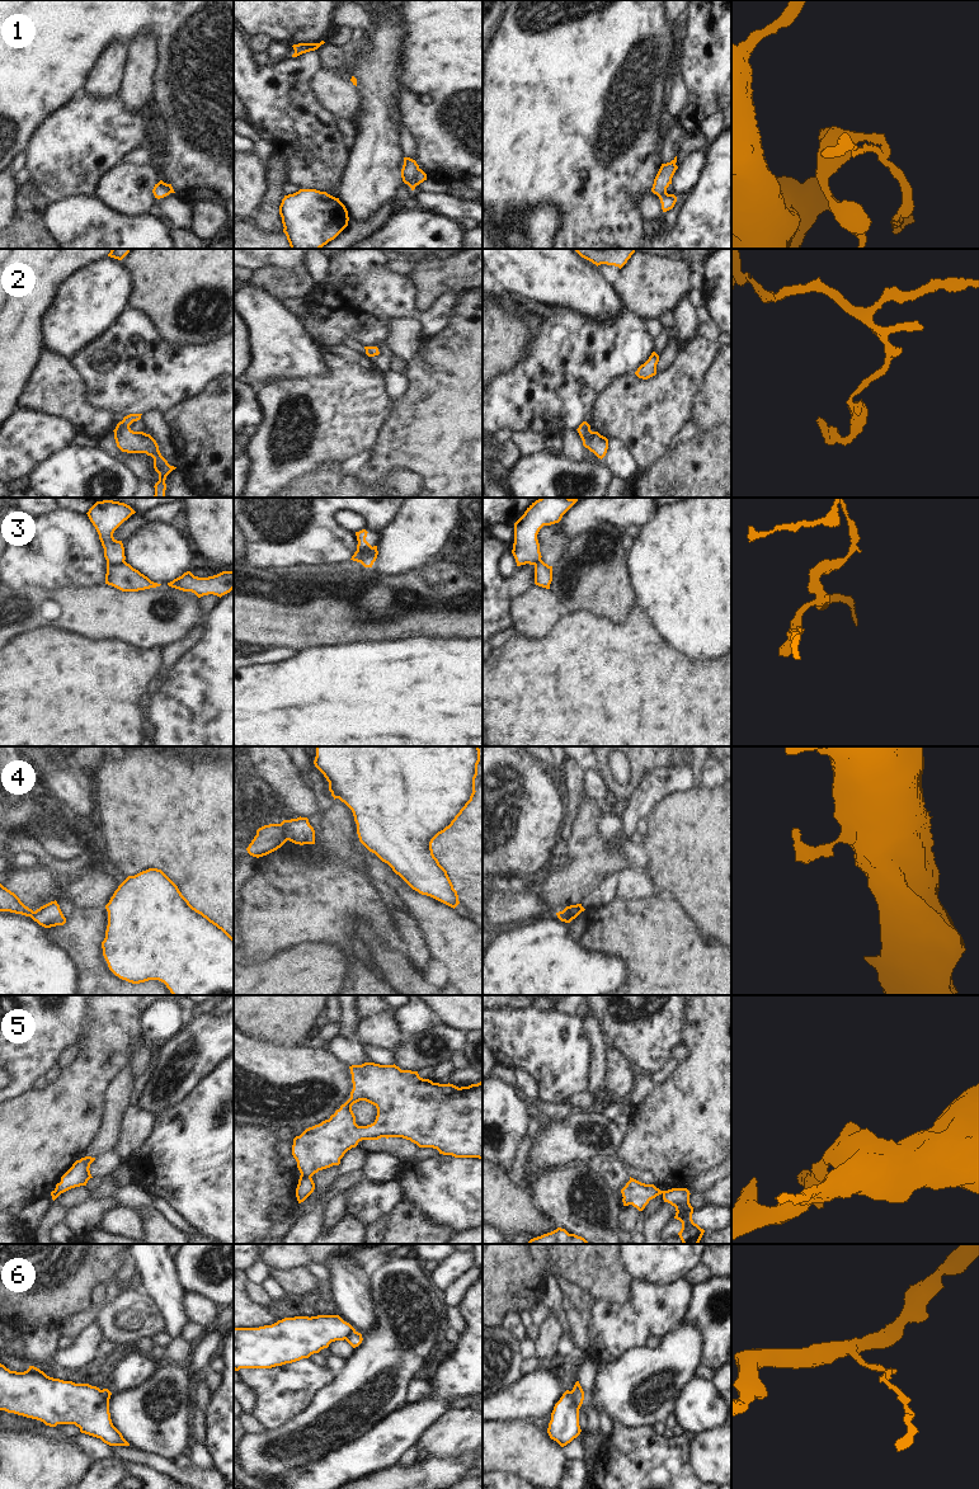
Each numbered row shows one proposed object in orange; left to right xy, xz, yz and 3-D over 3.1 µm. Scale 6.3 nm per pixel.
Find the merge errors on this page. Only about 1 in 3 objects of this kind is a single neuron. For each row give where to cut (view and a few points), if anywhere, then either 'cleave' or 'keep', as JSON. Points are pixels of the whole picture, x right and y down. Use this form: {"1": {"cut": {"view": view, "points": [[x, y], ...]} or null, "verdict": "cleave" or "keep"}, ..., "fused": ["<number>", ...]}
{"1": {"cut": {"view": "xz", "points": [[419, 169], [415, 184]]}, "verdict": "cleave"}, "2": {"cut": null, "verdict": "keep"}, "3": {"cut": {"view": "xy", "points": [[123, 560], [119, 562], [107, 562]]}, "verdict": "cleave"}, "4": {"cut": {"view": "xz", "points": [[281, 823], [287, 839]]}, "verdict": "cleave"}, "5": {"cut": {"view": "xz", "points": [[301, 1174], [310, 1178]]}, "verdict": "cleave"}, "6": {"cut": {"view": "yz", "points": [[570, 1391], [579, 1407]]}, "verdict": "cleave"}, "fused": ["1", "3", "4", "5", "6"]}

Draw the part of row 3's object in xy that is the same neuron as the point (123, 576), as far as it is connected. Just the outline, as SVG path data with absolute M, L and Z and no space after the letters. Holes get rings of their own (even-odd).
M126 561L121 564L107 562L105 584L122 592L138 592L161 585L151 581Z

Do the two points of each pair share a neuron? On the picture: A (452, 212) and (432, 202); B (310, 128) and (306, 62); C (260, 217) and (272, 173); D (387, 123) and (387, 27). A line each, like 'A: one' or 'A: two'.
A: one
B: one
C: one
D: one

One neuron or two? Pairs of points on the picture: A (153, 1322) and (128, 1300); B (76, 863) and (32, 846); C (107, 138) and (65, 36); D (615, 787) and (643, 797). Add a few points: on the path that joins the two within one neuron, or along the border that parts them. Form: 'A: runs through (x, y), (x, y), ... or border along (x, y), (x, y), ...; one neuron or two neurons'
A: runs through (146, 1318), (135, 1306); one neuron
B: runs through (65, 865), (59, 865), (43, 856); one neuron
C: border along (80, 90), (56, 109); two neurons
D: border along (652, 769), (629, 799); two neurons

